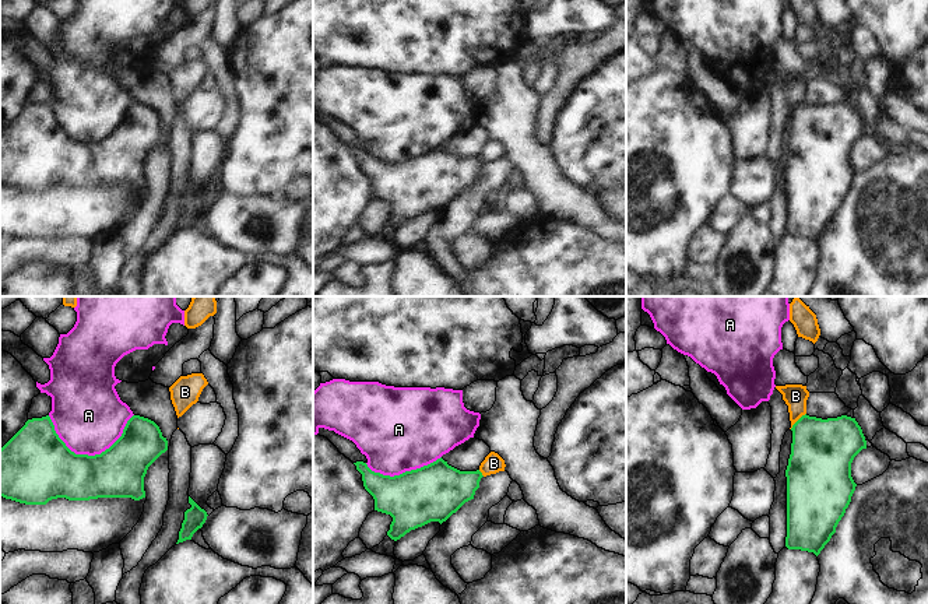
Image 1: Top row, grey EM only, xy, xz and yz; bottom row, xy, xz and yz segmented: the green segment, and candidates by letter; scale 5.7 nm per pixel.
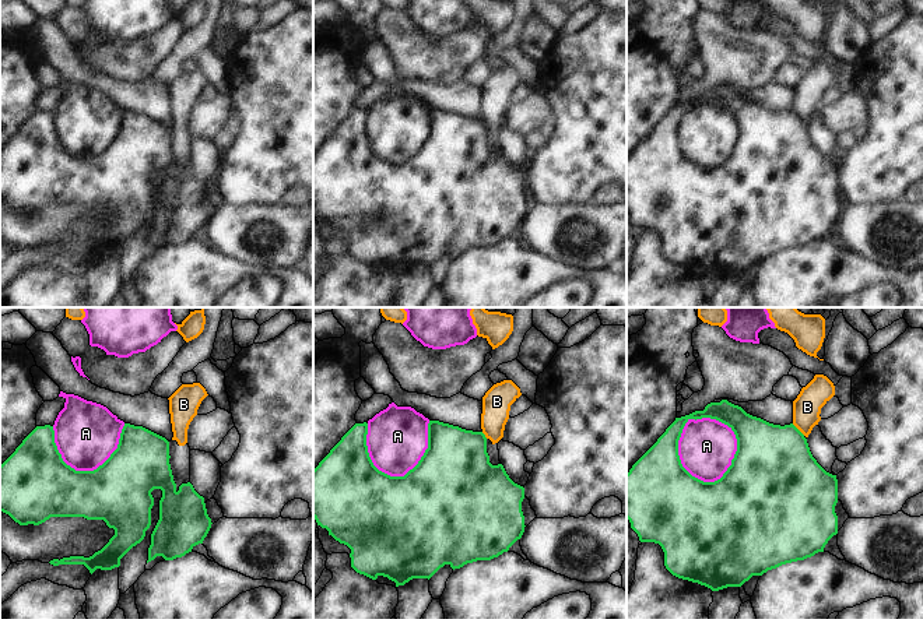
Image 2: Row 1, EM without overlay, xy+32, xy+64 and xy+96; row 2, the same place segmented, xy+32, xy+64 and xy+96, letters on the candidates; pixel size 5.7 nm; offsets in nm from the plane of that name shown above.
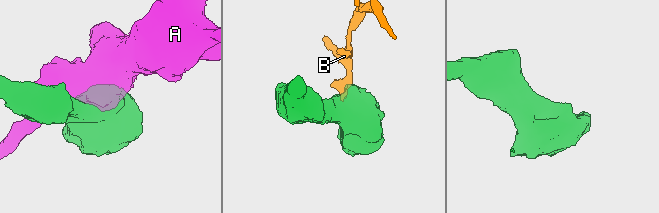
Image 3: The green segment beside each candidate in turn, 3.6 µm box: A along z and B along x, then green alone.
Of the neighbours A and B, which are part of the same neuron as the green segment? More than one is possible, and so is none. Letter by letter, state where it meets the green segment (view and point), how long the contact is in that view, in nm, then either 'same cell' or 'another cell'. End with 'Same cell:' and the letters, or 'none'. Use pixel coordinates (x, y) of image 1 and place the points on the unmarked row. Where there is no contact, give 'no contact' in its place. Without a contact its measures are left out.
A: xy (87, 141) | 500 nm | another cell
B: yz (797, 108) | 130 nm | another cell
Same cell: none

